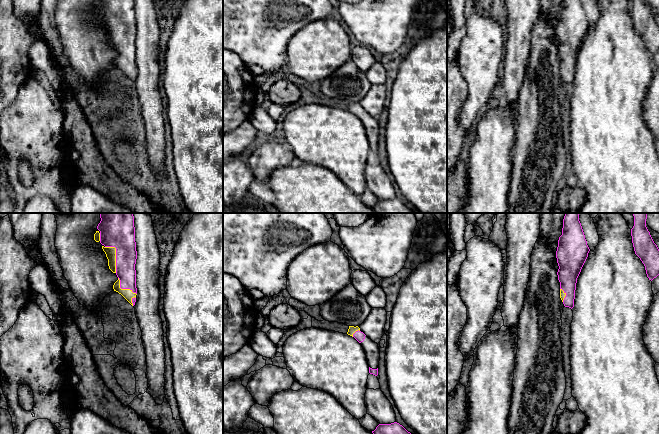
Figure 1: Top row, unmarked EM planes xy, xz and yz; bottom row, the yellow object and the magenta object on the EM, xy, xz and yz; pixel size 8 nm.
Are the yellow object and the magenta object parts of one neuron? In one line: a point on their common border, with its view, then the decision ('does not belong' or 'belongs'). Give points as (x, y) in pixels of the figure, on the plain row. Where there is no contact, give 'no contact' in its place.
contact xy (115, 31); belongs

